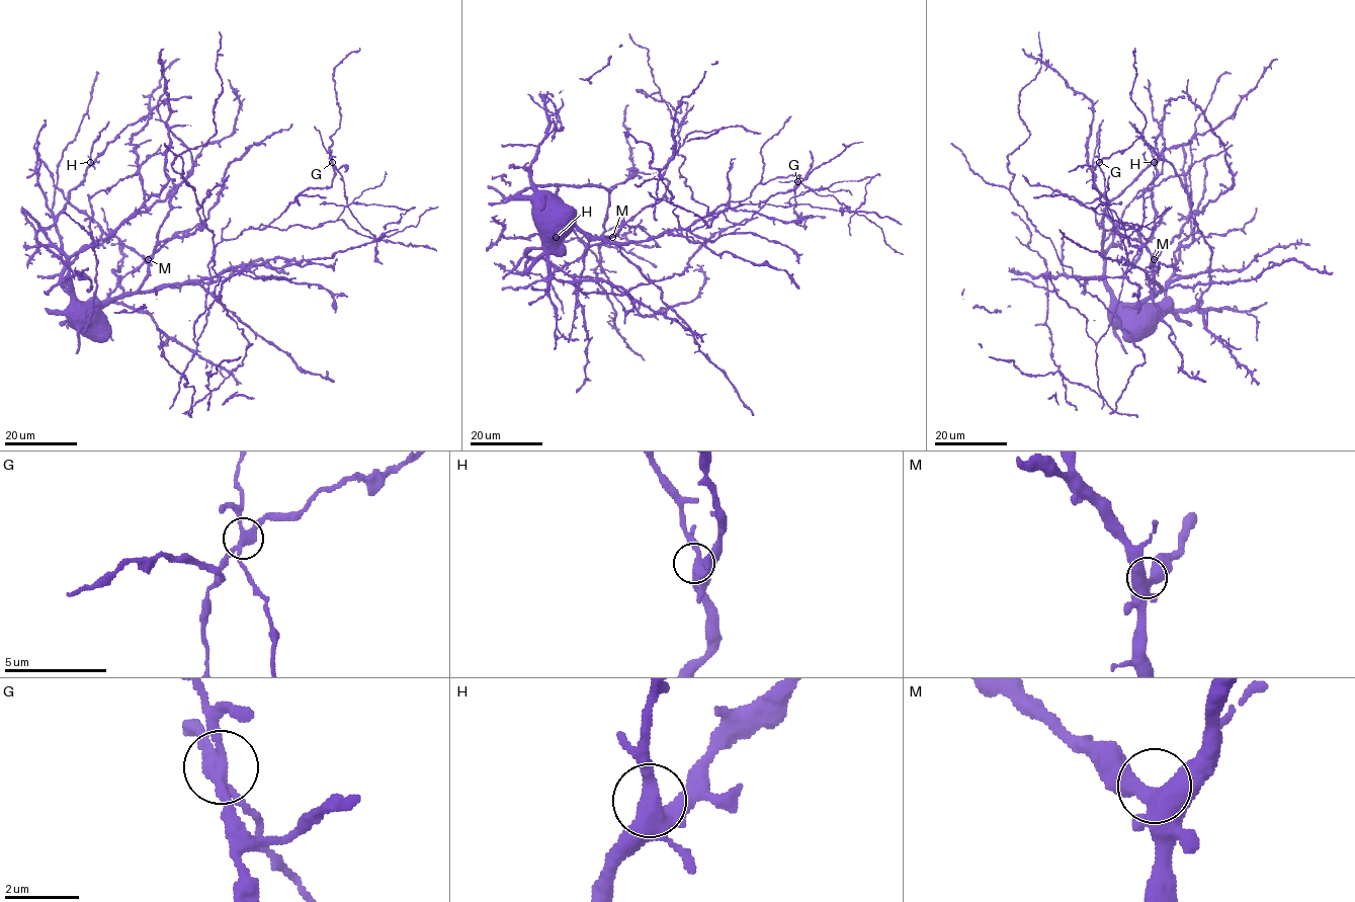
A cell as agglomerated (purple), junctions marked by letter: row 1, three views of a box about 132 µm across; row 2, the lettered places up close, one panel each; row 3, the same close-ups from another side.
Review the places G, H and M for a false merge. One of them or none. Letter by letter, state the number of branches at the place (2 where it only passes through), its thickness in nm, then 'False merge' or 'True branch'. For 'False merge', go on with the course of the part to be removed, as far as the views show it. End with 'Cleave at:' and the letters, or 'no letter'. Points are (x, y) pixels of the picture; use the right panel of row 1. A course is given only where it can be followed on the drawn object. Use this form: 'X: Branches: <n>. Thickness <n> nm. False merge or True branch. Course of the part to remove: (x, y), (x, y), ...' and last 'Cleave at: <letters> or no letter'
G: Branches: 4. Thickness 320 nm. False merge. Course of the part to remove: (1099, 162), (1112, 230), (1121, 240), (1172, 206)
H: Branches: 4. Thickness 400 nm. True branch
M: Branches: 4. Thickness 440 nm. True branch
Cleave at: G

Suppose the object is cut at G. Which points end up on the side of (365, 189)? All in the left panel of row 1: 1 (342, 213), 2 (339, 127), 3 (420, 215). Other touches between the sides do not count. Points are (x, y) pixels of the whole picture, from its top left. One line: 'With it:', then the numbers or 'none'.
With it: 1, 3

